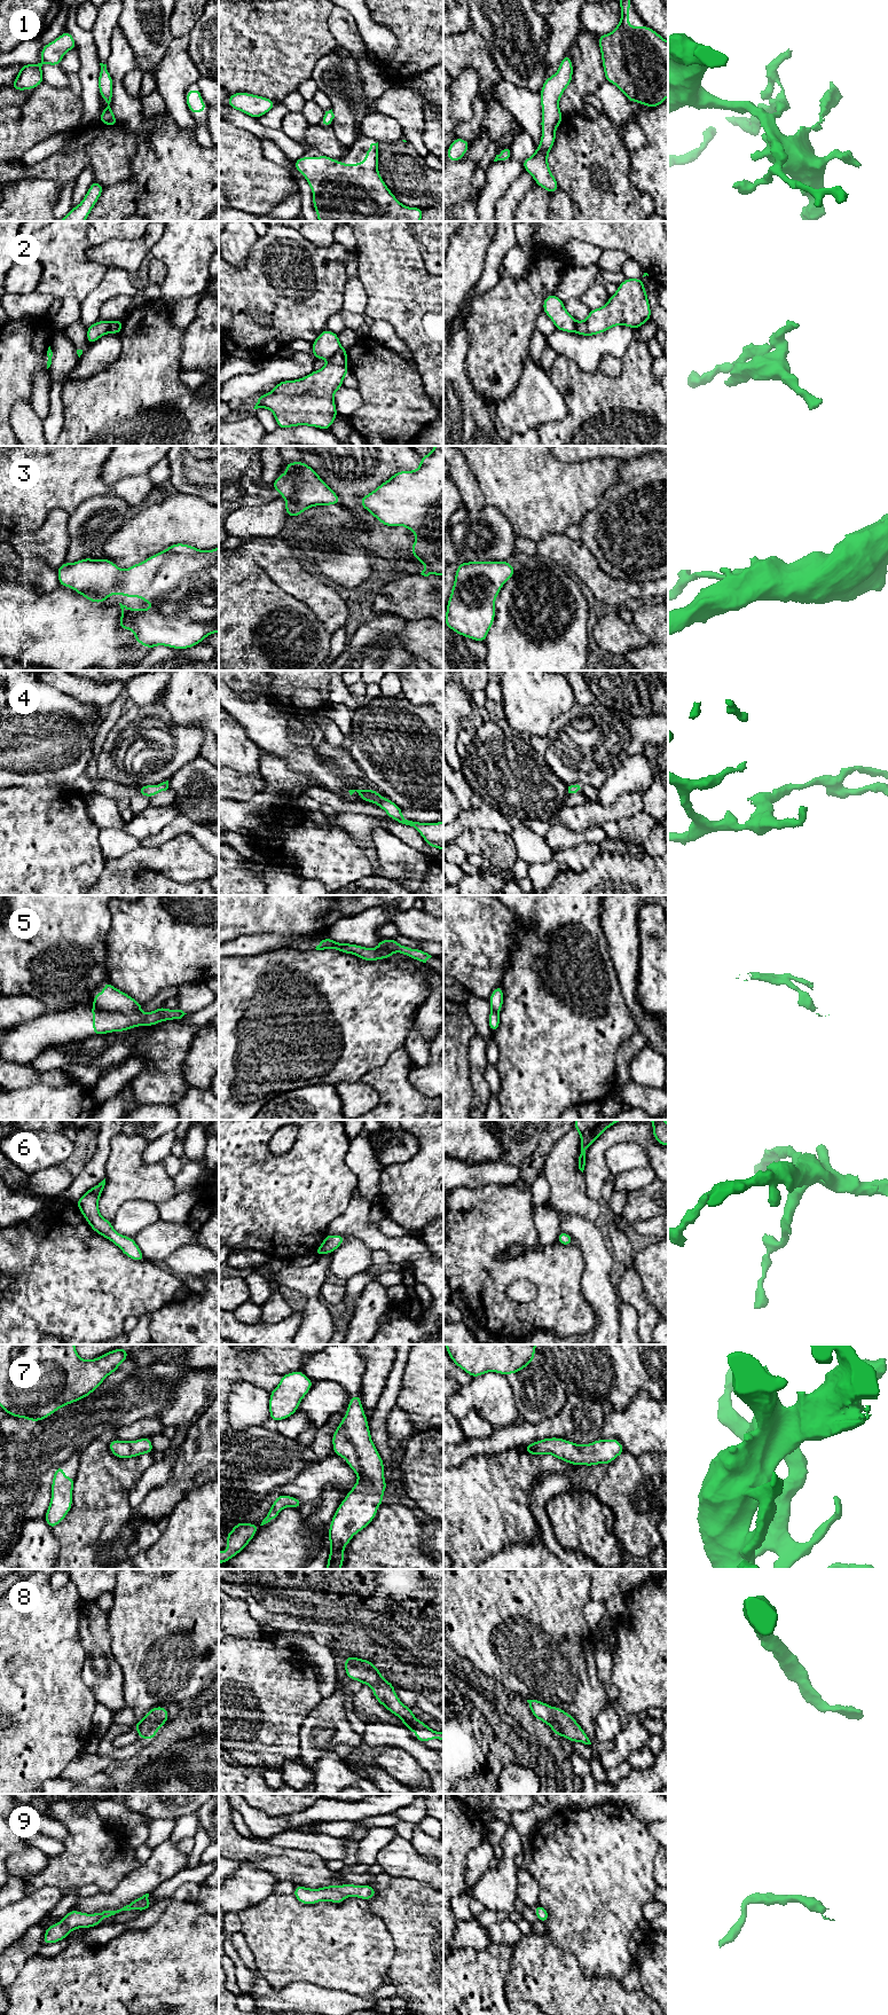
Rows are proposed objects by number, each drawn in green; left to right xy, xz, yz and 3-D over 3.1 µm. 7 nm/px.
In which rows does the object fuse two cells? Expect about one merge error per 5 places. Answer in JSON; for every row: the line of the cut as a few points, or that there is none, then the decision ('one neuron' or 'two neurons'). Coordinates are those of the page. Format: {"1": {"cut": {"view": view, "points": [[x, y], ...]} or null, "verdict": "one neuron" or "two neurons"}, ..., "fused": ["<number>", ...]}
{"1": {"cut": null, "verdict": "one neuron"}, "2": {"cut": {"view": "xz", "points": [[342, 347], [329, 359]]}, "verdict": "two neurons"}, "3": {"cut": null, "verdict": "one neuron"}, "4": {"cut": null, "verdict": "one neuron"}, "5": {"cut": {"view": "xy", "points": [[95, 1004], [105, 1010], [127, 1013], [140, 1012]]}, "verdict": "two neurons"}, "6": {"cut": null, "verdict": "one neuron"}, "7": {"cut": null, "verdict": "one neuron"}, "8": {"cut": null, "verdict": "one neuron"}, "9": {"cut": null, "verdict": "one neuron"}, "fused": ["2", "5"]}

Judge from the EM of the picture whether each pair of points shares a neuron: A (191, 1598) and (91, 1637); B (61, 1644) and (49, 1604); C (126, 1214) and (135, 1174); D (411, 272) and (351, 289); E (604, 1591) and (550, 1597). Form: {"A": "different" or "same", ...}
{"A": "different", "B": "same", "C": "different", "D": "different", "E": "different"}

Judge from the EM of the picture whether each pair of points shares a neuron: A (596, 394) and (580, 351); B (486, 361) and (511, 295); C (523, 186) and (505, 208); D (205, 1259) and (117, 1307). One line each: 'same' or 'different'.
A: different
B: same
C: same
D: different

